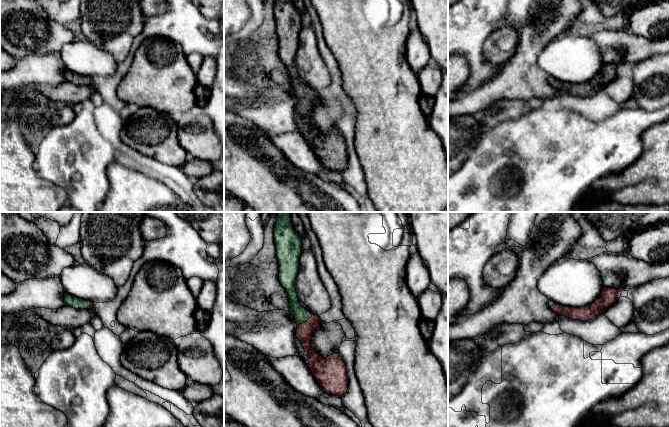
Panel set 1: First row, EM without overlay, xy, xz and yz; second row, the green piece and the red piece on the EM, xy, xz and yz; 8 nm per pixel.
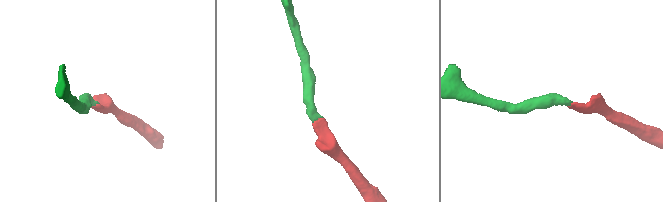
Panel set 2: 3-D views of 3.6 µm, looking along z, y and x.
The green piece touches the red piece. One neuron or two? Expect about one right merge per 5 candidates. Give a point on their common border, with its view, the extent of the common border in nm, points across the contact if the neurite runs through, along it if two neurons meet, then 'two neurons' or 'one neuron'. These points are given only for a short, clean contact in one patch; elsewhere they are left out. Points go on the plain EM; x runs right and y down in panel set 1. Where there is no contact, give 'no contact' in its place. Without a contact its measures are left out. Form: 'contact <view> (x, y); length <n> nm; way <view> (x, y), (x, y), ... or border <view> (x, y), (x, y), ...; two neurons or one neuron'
contact xz (305, 97); length 160 nm; way xz (301, 91), (305, 97), (303, 108); one neuron

